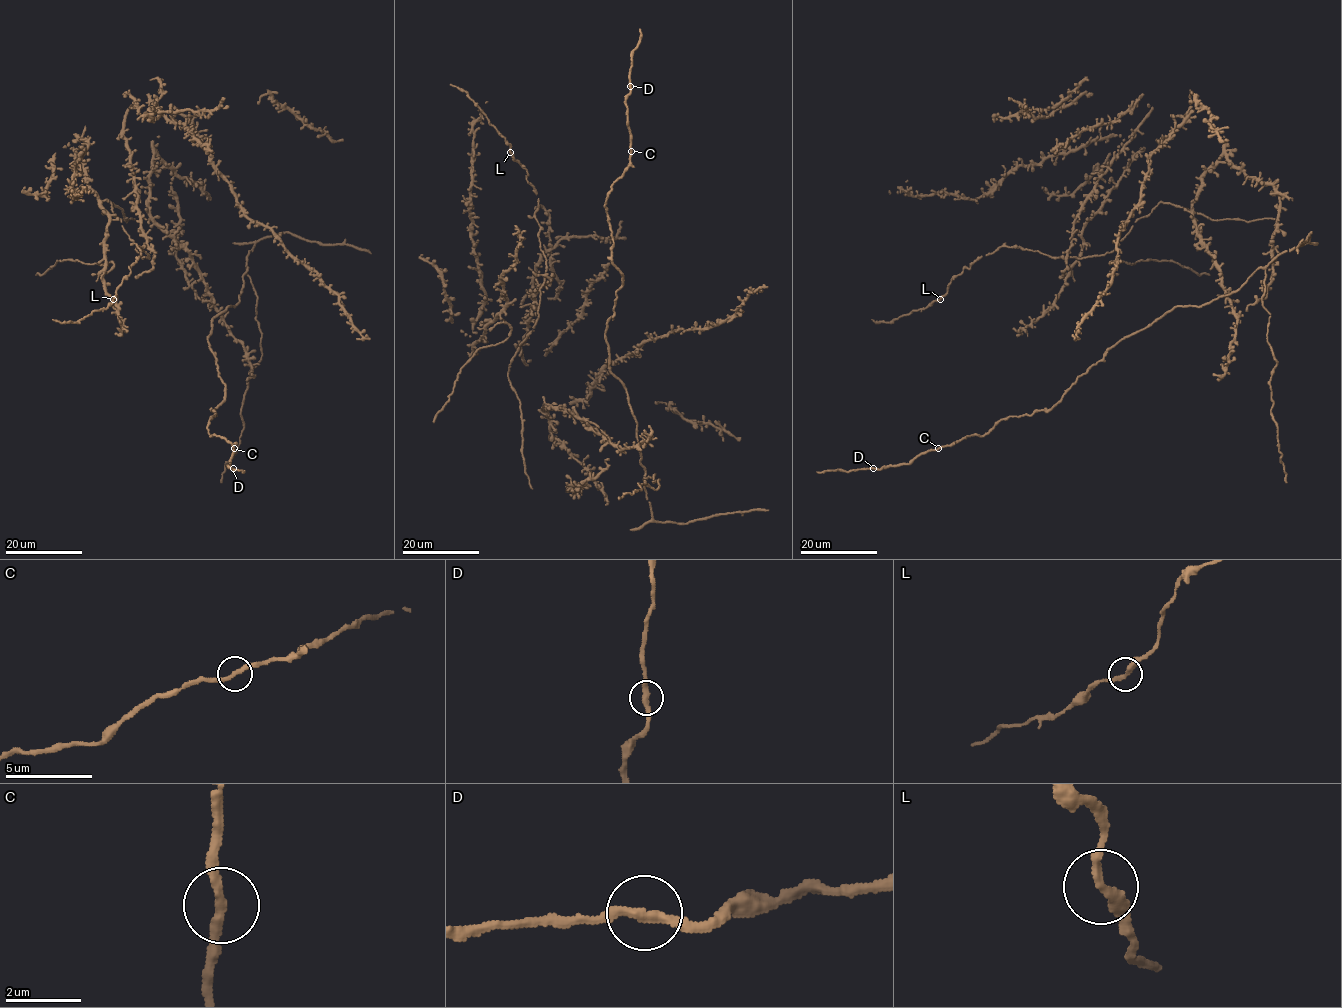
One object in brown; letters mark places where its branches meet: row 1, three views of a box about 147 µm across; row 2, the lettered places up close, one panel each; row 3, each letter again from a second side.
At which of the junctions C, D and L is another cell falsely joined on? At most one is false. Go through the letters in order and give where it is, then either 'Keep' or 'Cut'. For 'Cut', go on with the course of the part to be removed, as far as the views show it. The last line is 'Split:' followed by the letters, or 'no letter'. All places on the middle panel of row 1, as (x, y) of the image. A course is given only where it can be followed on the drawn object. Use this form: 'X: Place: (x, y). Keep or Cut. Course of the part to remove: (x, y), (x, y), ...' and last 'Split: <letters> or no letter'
C: Place: (631, 151). Keep
D: Place: (630, 86). Keep
L: Place: (510, 152). Keep
Split: no letter

